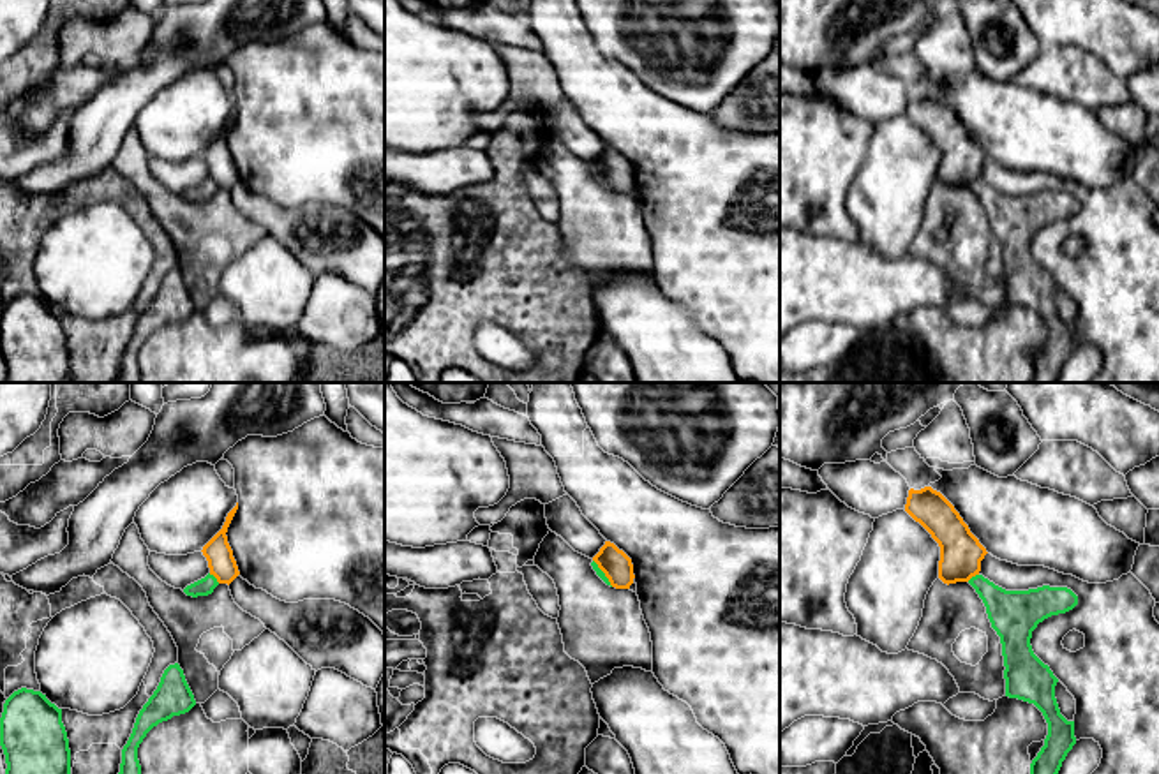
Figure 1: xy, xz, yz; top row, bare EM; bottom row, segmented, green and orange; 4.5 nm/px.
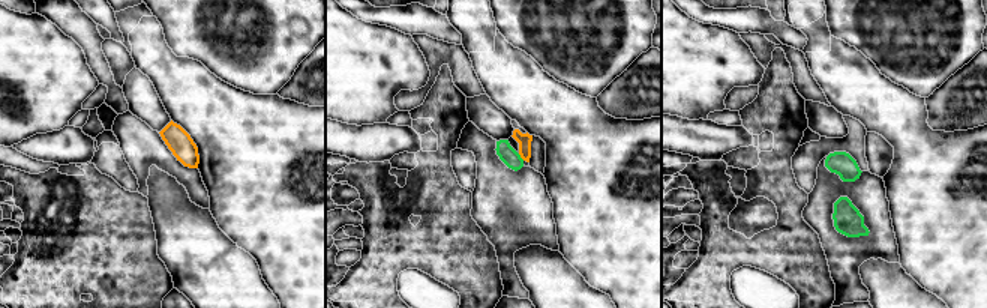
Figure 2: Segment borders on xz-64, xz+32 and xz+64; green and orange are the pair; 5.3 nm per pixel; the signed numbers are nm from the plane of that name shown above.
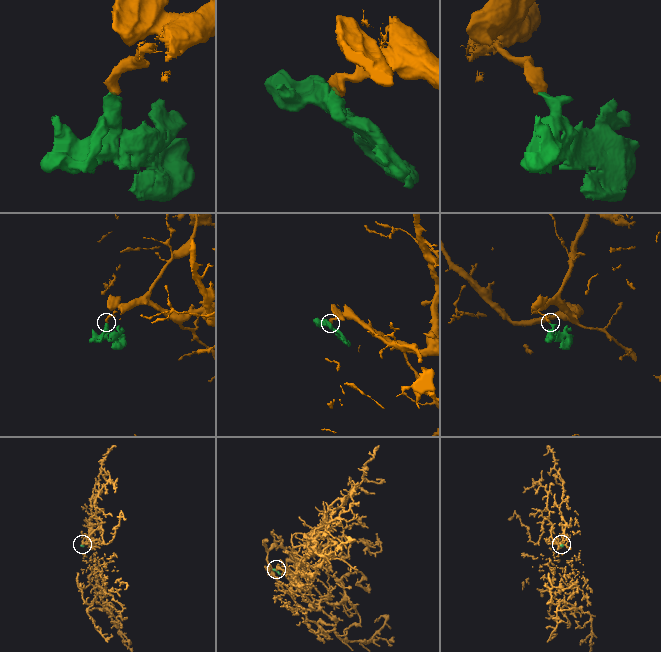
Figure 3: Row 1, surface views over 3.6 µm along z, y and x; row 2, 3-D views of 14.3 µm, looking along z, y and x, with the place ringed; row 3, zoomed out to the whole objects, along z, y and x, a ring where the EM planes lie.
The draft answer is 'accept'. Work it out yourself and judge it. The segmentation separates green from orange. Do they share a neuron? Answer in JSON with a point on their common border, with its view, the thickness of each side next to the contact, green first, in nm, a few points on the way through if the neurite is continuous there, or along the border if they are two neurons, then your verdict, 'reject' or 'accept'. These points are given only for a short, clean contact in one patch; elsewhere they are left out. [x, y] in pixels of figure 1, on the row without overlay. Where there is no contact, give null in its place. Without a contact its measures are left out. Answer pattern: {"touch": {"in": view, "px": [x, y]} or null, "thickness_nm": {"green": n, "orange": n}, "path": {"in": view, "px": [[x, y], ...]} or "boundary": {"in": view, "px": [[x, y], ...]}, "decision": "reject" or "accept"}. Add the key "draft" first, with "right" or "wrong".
{"draft": "wrong", "touch": {"in": "xy", "px": [214, 182]}, "thickness_nm": {"green": 80, "orange": 120}, "decision": "reject"}

